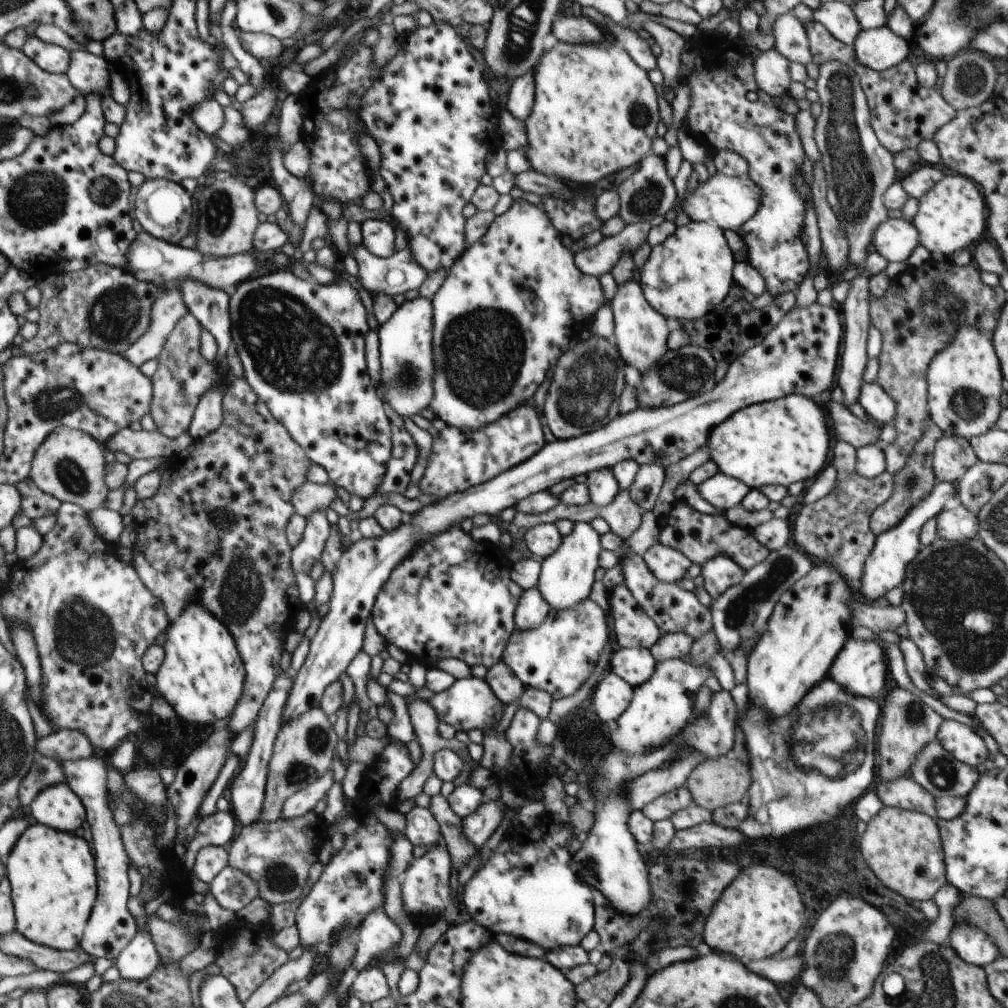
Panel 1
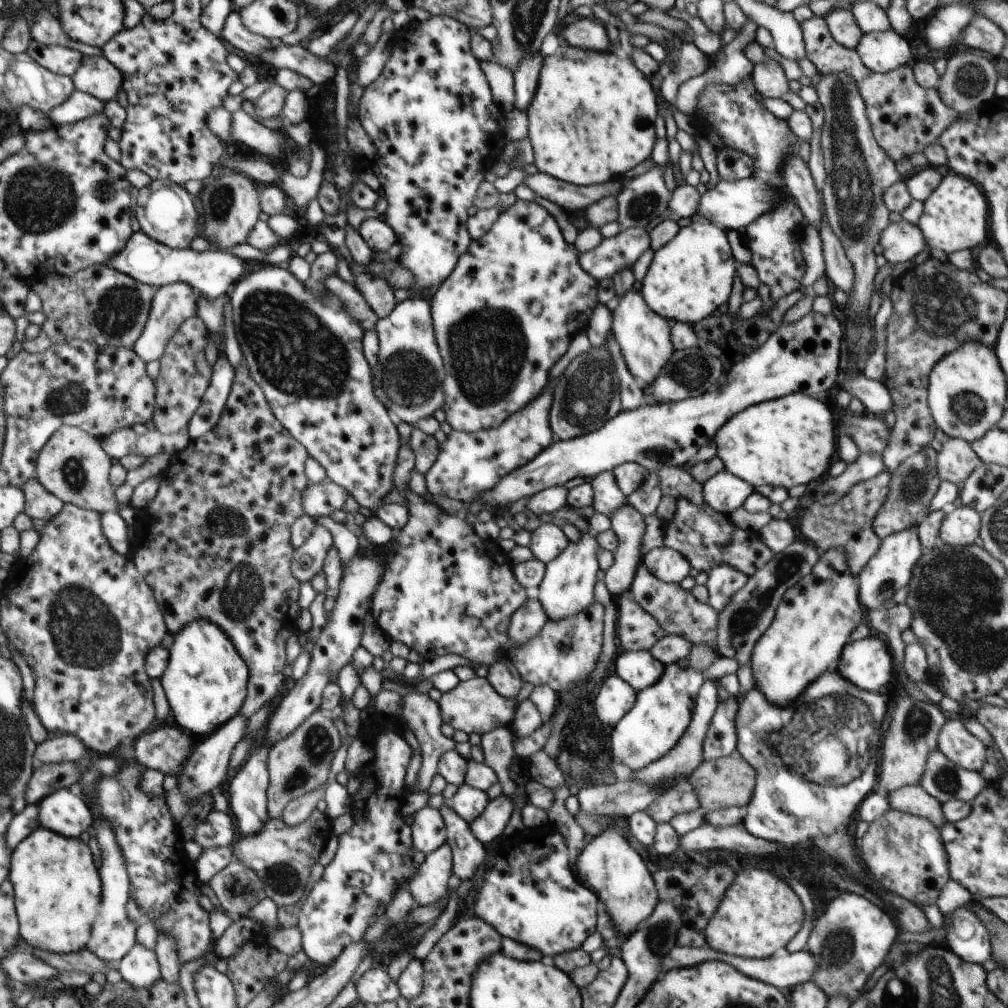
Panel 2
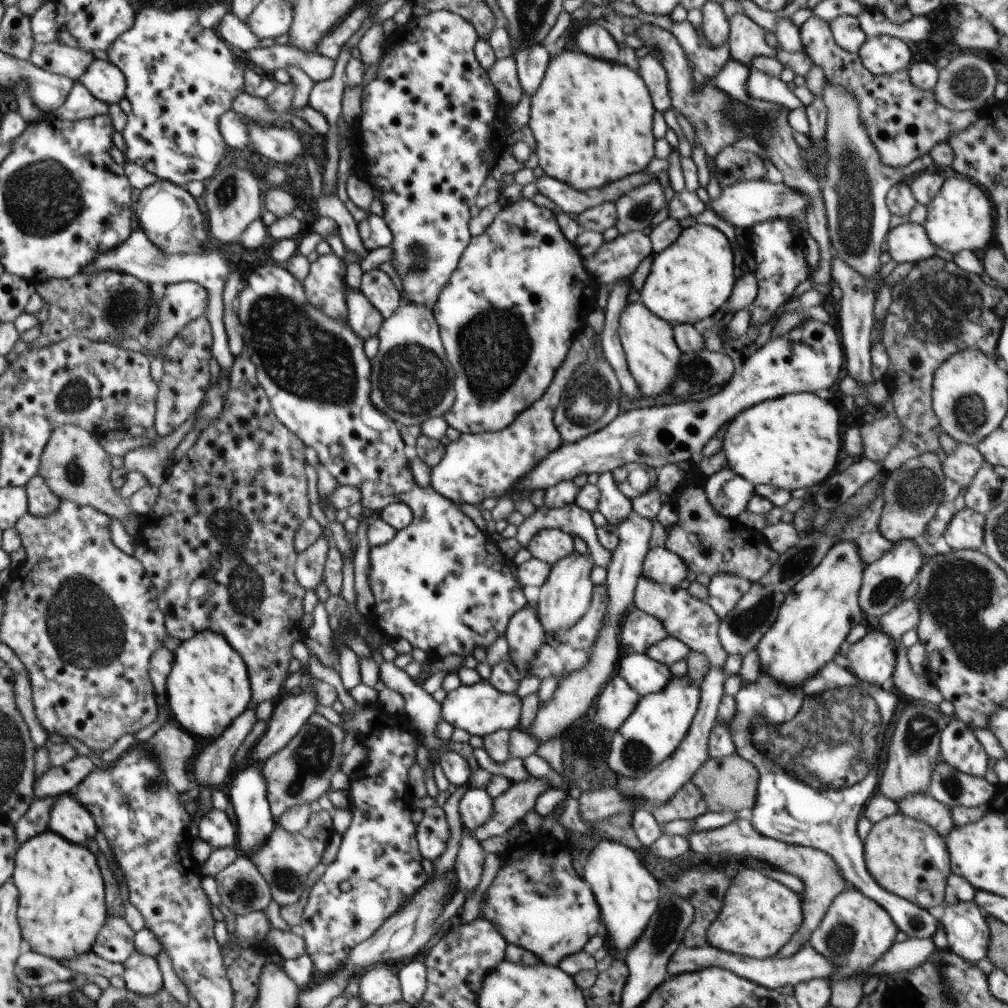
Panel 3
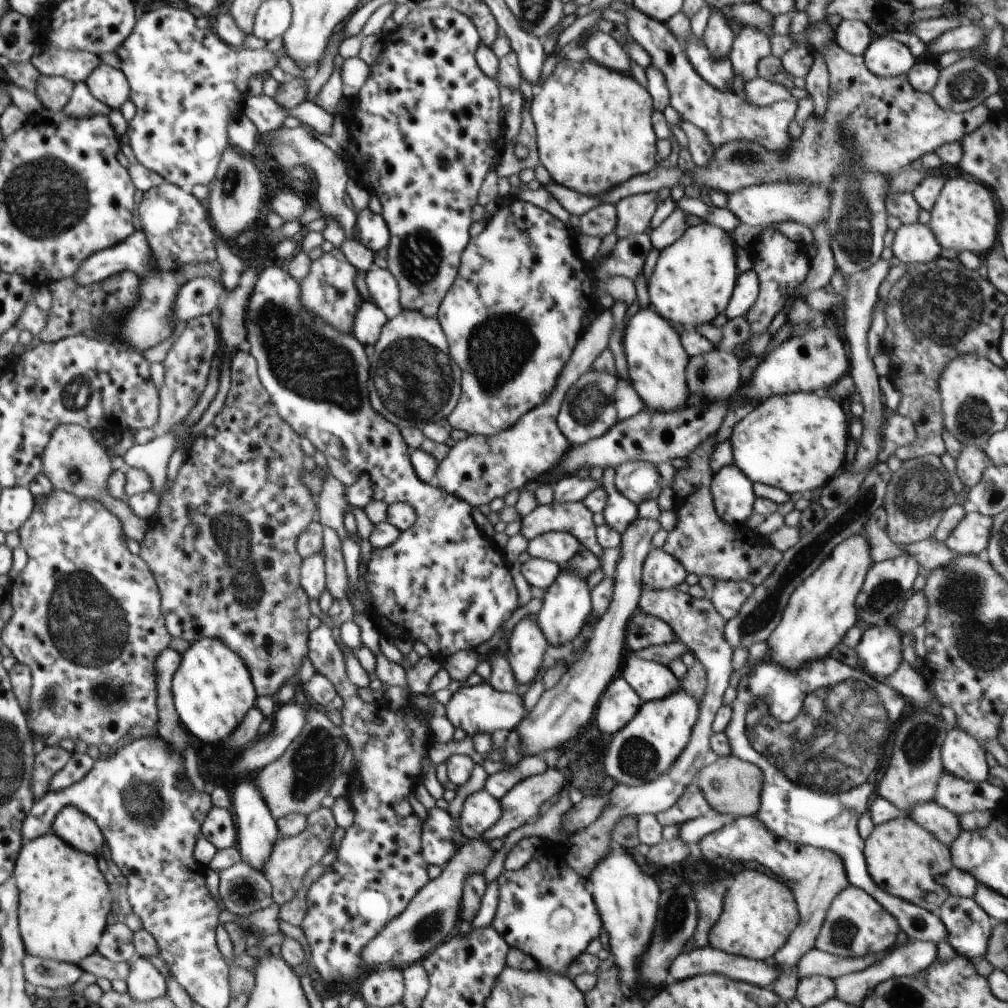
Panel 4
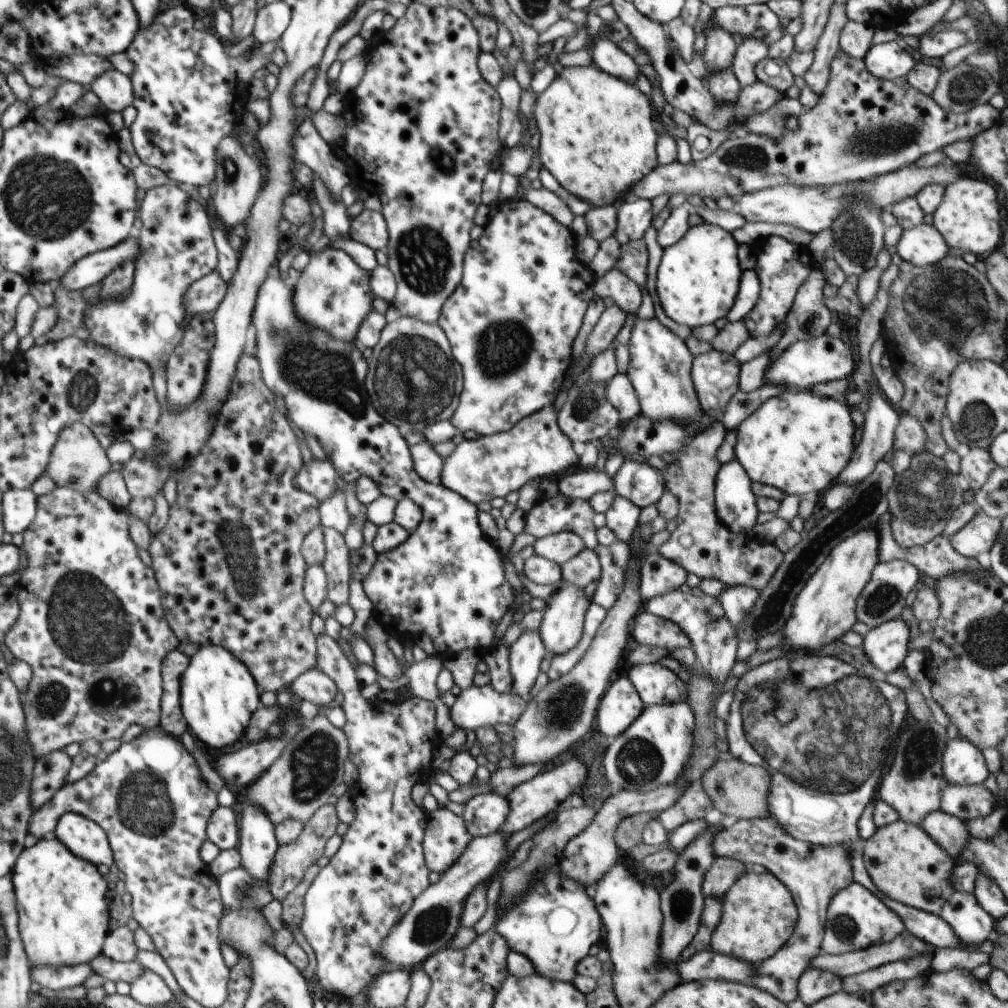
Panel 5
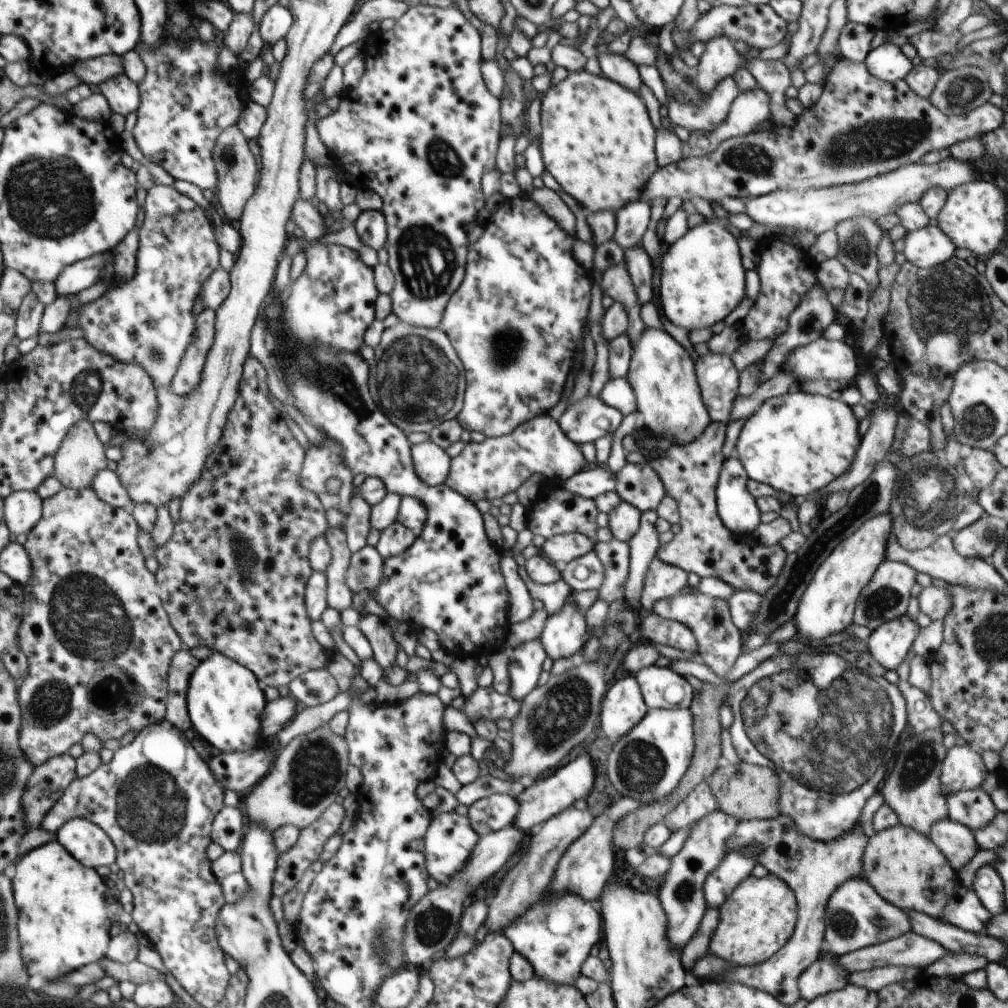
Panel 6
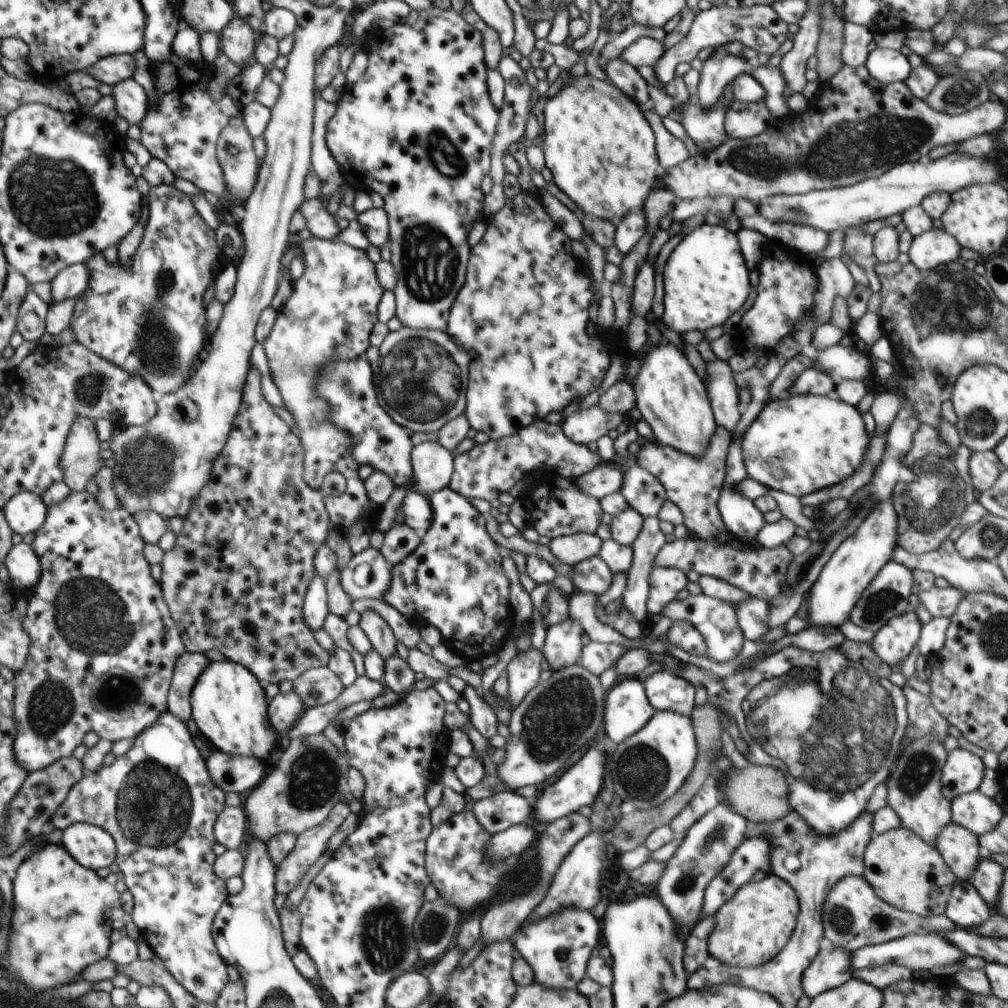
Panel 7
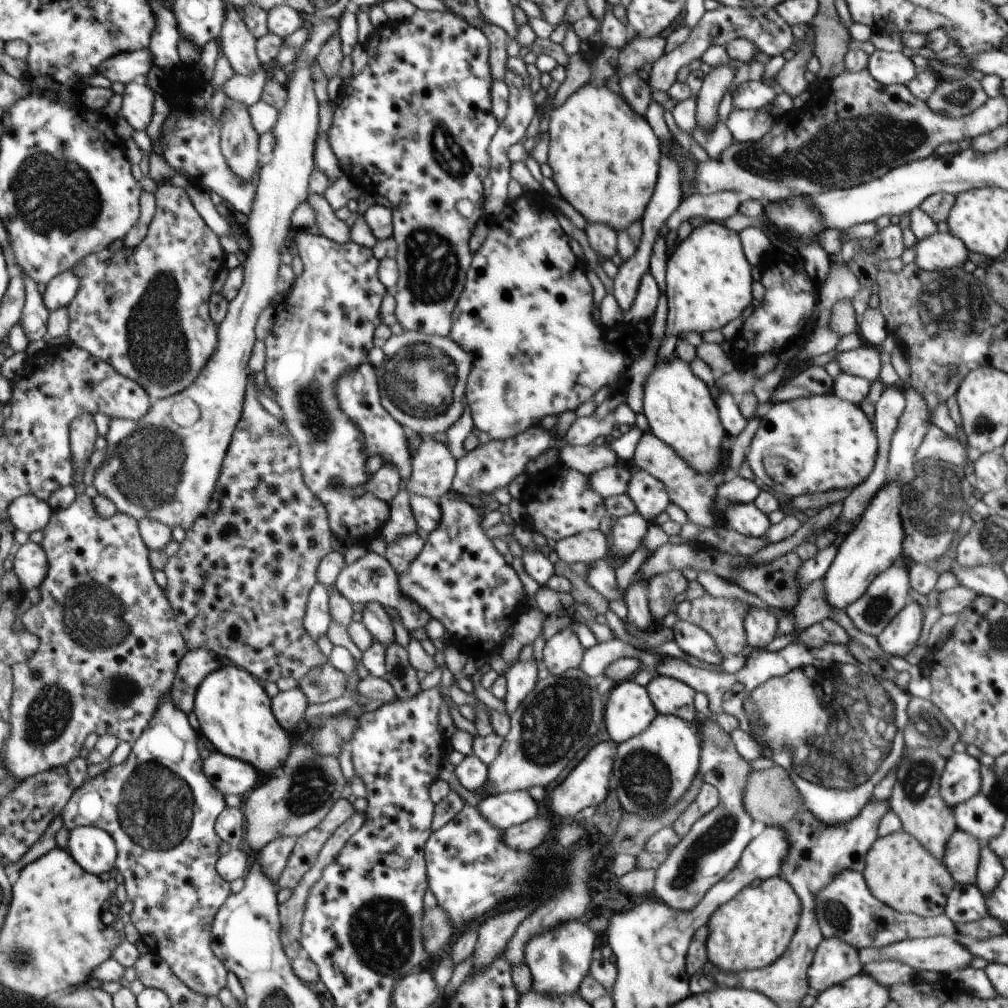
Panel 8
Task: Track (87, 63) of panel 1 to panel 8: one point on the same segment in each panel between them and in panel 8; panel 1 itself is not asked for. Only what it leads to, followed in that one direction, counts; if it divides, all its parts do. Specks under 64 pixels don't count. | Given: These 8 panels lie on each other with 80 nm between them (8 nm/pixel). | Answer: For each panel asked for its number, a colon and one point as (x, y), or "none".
2: (96, 76)
3: (103, 80)
4: (109, 85)
5: (114, 89)
6: (123, 94)
7: (130, 99)
8: (137, 107)

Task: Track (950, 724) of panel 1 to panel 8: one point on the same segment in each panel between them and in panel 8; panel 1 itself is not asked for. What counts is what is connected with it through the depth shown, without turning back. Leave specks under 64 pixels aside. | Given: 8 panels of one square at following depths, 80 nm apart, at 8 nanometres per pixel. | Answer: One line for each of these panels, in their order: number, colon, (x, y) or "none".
2: (954, 741)
3: (959, 747)
4: (961, 755)
5: (963, 763)
6: (963, 769)
7: (962, 773)
8: (961, 779)

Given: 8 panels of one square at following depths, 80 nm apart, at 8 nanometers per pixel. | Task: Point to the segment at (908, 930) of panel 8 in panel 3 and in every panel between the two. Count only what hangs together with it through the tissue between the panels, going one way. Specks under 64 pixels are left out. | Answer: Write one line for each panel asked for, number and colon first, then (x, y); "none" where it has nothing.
3: (856, 932)
4: (856, 924)
5: (857, 919)
6: (857, 917)
7: (854, 916)

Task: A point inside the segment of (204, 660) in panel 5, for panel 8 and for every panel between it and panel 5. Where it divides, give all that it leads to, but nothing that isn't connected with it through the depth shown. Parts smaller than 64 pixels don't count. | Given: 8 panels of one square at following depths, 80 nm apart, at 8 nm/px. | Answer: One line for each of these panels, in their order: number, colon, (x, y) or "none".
6: (224, 699)
7: (229, 705)
8: (234, 711)

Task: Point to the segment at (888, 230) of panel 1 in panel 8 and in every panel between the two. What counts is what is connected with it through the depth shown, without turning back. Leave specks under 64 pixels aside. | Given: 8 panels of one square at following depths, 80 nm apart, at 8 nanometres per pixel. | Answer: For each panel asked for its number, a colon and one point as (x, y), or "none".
2: (901, 241)
3: (908, 242)
4: (915, 243)
5: (922, 246)
6: (925, 248)
7: (934, 248)
8: (942, 250)

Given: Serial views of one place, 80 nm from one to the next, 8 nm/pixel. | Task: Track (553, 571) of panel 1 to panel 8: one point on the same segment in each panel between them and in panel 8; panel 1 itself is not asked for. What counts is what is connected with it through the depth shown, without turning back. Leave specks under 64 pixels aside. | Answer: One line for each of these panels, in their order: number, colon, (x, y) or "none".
2: (568, 586)
3: (566, 596)
4: (566, 604)
5: (562, 625)
6: (564, 634)
7: (563, 646)
8: (563, 651)

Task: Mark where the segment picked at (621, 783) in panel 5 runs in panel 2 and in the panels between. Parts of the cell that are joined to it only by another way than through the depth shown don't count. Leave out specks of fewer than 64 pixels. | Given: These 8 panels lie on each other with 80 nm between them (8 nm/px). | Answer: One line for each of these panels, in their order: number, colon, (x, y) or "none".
2: (661, 715)
3: (652, 732)
4: (649, 744)

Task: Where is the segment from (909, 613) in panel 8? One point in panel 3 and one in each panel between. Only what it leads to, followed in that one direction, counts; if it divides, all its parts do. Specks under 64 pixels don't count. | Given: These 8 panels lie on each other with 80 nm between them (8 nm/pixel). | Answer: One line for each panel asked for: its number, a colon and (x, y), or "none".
3: (872, 660)
4: (879, 653)
5: (886, 646)
6: (890, 643)
7: (893, 643)

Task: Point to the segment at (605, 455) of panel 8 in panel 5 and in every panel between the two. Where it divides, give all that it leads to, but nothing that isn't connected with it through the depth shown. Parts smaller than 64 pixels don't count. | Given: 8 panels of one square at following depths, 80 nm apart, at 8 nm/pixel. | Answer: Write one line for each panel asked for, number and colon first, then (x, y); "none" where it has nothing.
5: (482, 469)
6: (498, 466)
7: (487, 470)

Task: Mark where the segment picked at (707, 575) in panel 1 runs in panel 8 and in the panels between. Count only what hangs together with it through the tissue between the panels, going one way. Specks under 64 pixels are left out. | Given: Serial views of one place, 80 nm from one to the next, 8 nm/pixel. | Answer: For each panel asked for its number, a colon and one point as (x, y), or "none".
2: (723, 581)
3: (725, 590)
4: (728, 596)
5: (737, 601)
6: (743, 604)
7: (752, 614)
8: (760, 625)

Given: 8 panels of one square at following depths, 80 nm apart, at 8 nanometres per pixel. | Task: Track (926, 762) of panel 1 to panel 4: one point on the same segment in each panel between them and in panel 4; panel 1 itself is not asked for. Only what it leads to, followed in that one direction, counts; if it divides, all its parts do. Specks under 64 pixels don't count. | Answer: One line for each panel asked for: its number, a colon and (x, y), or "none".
2: (942, 779)
3: (949, 786)
4: (958, 795)

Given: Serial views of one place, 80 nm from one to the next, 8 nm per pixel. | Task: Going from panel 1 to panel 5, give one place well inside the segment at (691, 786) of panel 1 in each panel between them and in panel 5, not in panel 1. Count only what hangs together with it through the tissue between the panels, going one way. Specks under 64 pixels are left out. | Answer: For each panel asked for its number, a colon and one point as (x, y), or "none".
2: (718, 784)
3: (730, 783)
4: (730, 785)
5: (738, 789)

